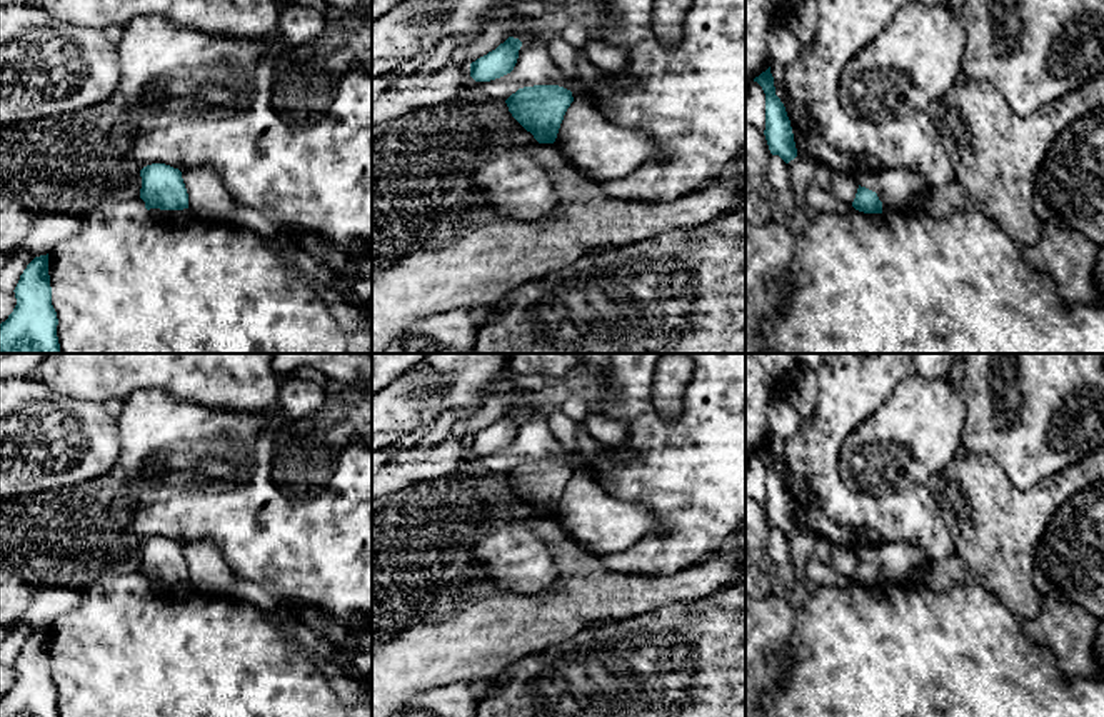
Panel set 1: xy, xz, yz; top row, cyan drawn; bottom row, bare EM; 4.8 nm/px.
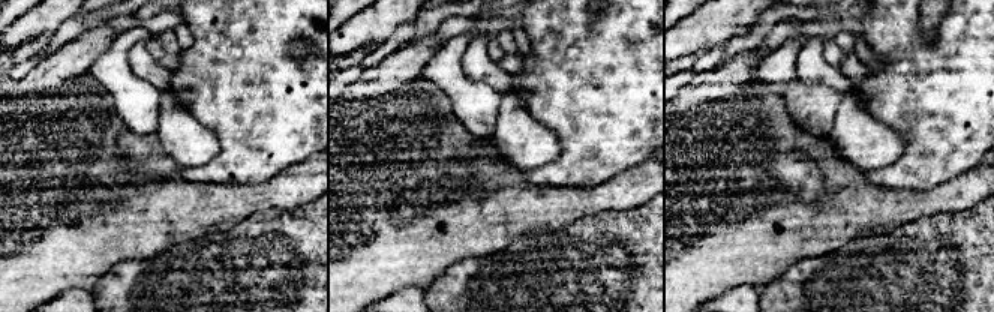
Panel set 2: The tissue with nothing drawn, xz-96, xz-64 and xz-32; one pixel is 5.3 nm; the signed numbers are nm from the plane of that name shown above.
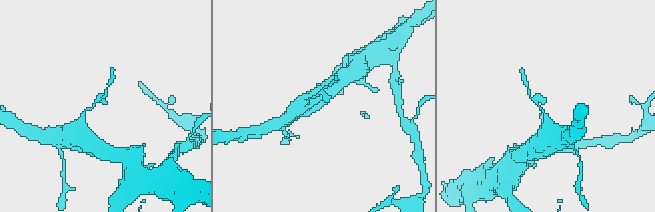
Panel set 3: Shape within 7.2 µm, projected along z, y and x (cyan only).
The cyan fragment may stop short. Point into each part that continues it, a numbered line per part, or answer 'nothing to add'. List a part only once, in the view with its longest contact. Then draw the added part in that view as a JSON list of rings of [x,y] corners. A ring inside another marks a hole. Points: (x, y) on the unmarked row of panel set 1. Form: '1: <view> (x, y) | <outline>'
nothing to add

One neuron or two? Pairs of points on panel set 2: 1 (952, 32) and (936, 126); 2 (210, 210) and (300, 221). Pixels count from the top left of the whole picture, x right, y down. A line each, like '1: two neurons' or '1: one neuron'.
1: one neuron
2: two neurons

